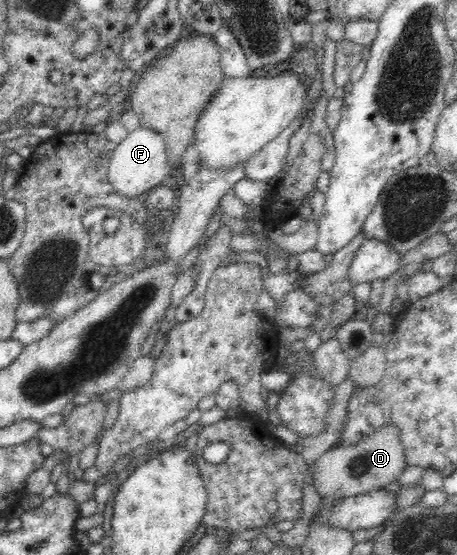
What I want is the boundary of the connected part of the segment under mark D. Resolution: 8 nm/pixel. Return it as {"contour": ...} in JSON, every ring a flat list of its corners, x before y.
{"contour":[[394,424,378,428,363,440,355,444,347,446,336,445,332,449,325,451,319,458,314,461,312,471,308,476,312,479,311,485,314,490,323,499,335,499,351,497,368,491,383,488,391,483,407,468,406,460,404,460,404,446,400,442,400,432]]}

